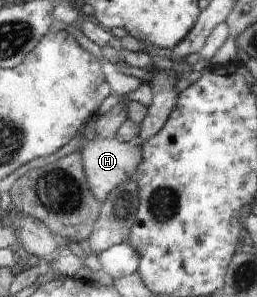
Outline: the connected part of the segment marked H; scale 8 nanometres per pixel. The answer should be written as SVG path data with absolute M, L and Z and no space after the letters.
M137 135L130 142L119 141L116 137L103 139L88 137L81 145L80 153L84 162L84 173L87 175L89 189L97 195L97 201L105 201L109 197L109 191L119 187L127 180L131 180L137 174L143 160L143 139Z

